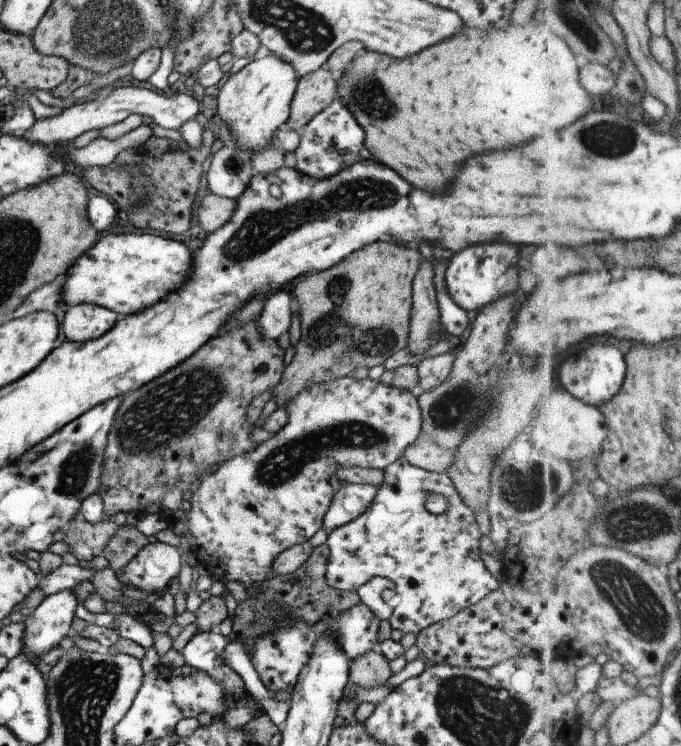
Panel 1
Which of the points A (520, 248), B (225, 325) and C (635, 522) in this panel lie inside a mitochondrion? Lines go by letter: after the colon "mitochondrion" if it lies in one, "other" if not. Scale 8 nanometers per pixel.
A: other
B: other
C: mitochondrion

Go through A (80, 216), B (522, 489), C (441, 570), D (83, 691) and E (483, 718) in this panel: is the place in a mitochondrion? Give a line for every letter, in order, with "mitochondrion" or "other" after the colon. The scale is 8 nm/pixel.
A: other
B: mitochondrion
C: mitochondrion
D: mitochondrion
E: mitochondrion

